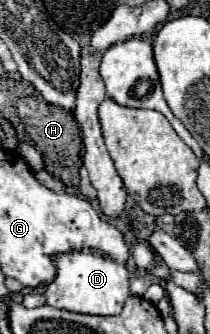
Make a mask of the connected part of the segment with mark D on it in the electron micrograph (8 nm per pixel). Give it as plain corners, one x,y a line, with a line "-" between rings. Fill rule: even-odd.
93,252
61,254
55,258
55,262
57,262
57,276
53,282
47,284
43,292
47,306
99,316
113,316
123,310
123,304
129,296
129,272
125,264
119,264

